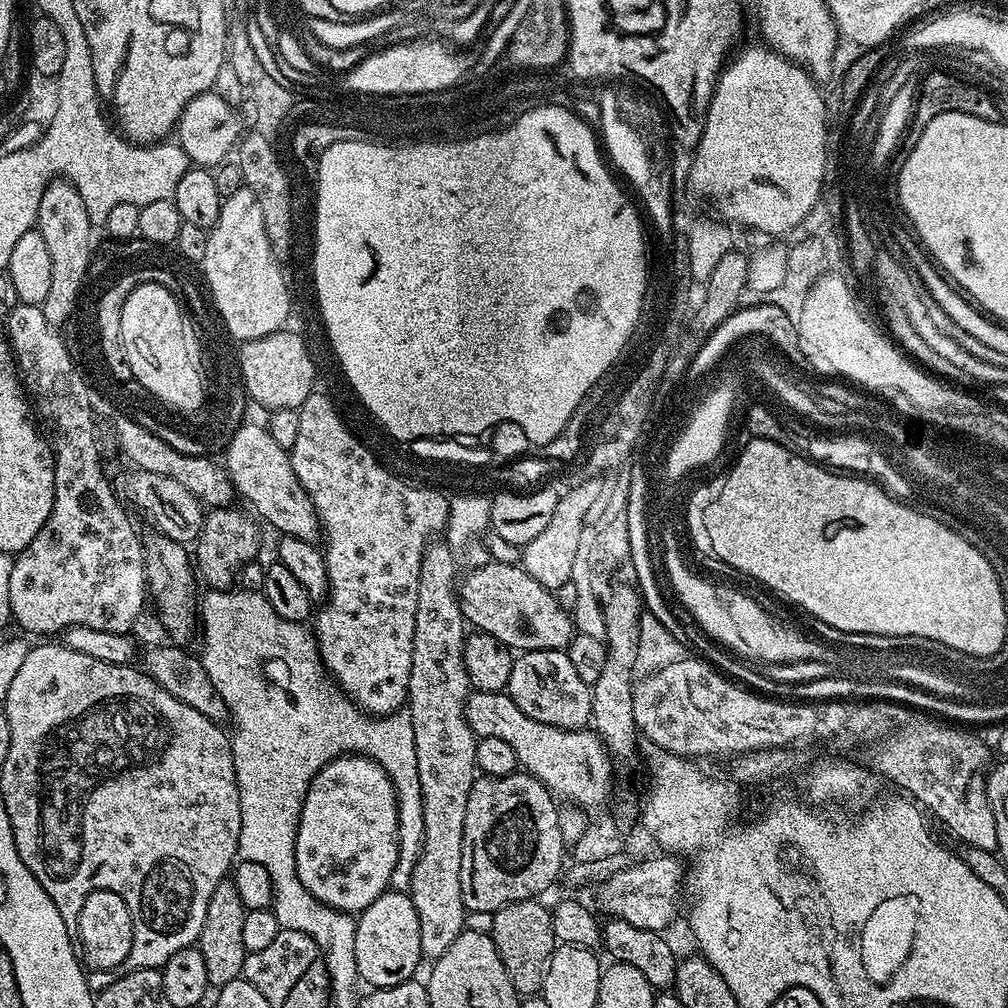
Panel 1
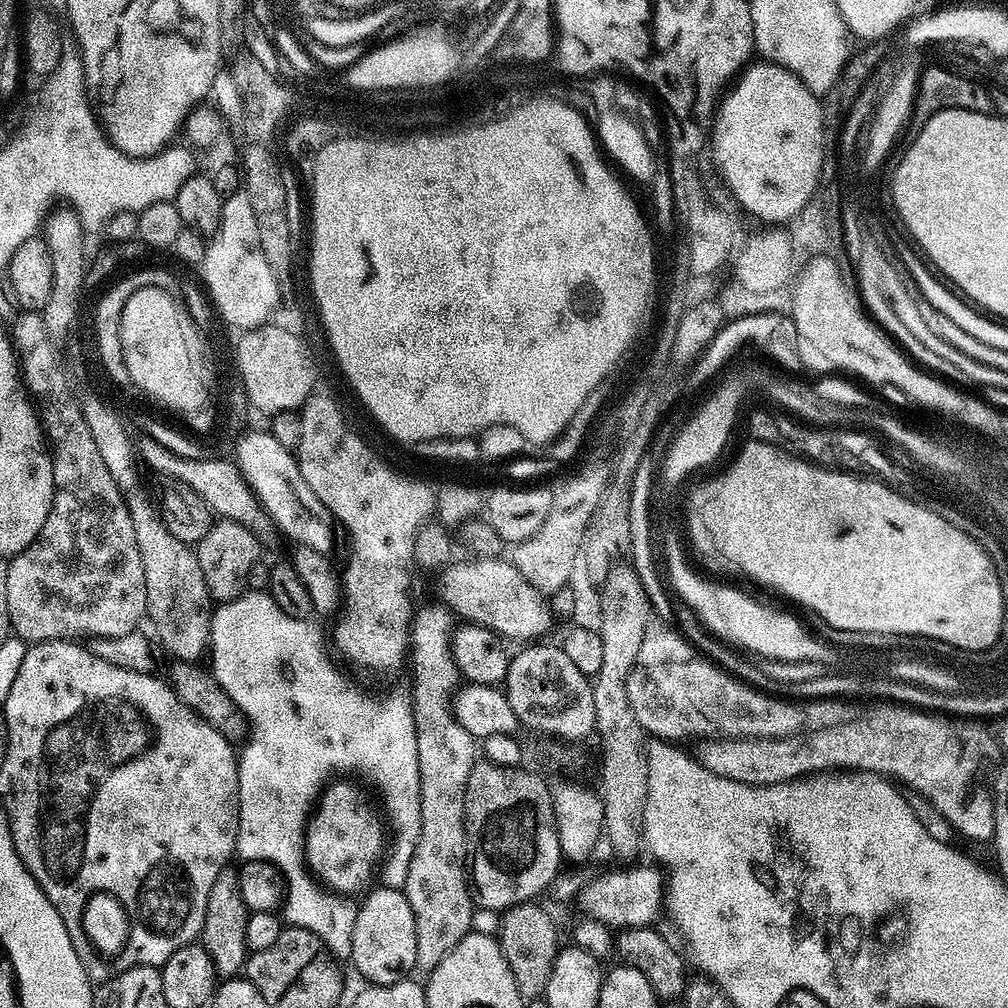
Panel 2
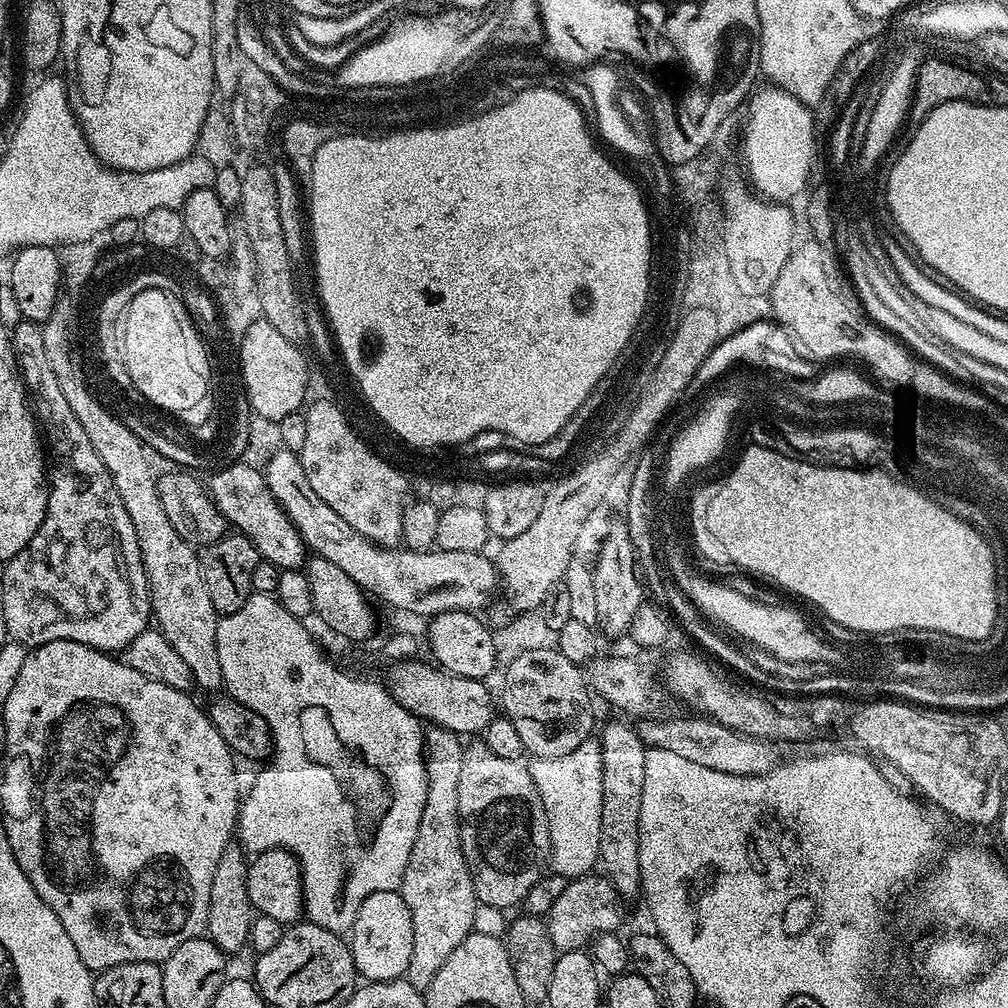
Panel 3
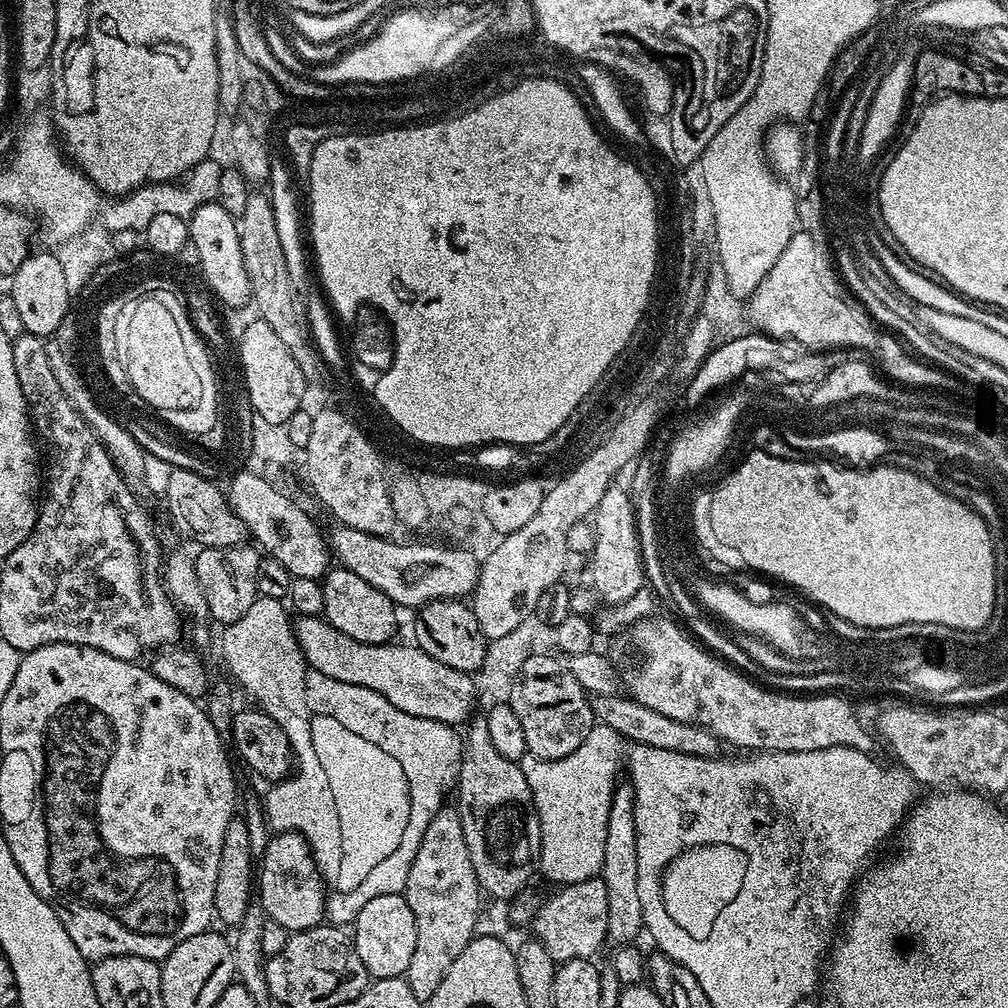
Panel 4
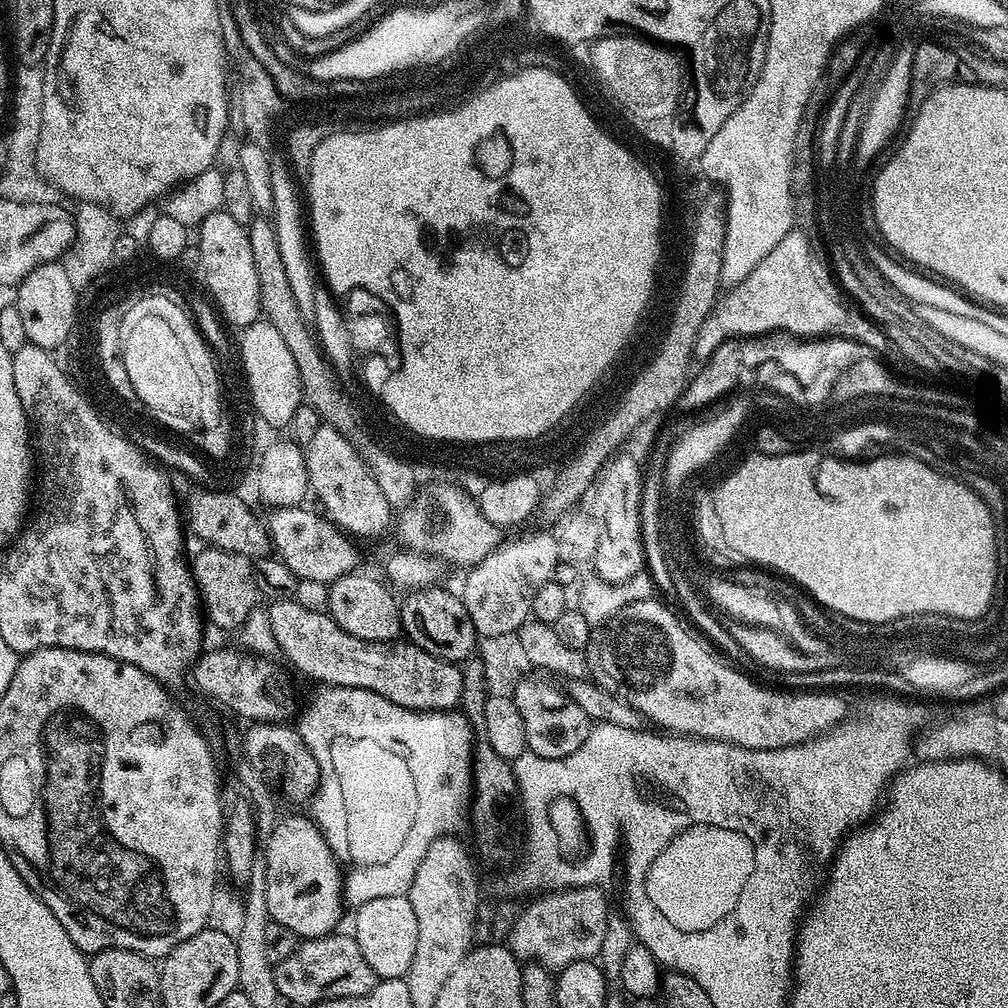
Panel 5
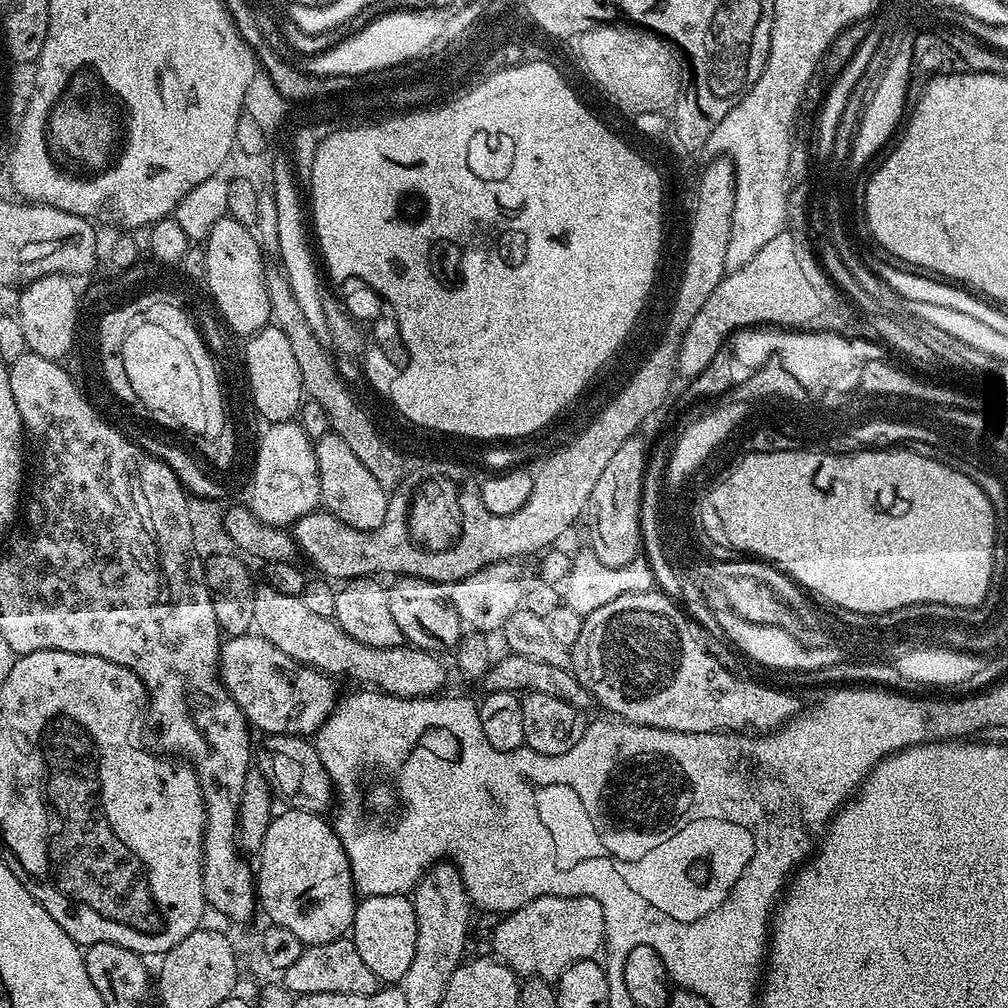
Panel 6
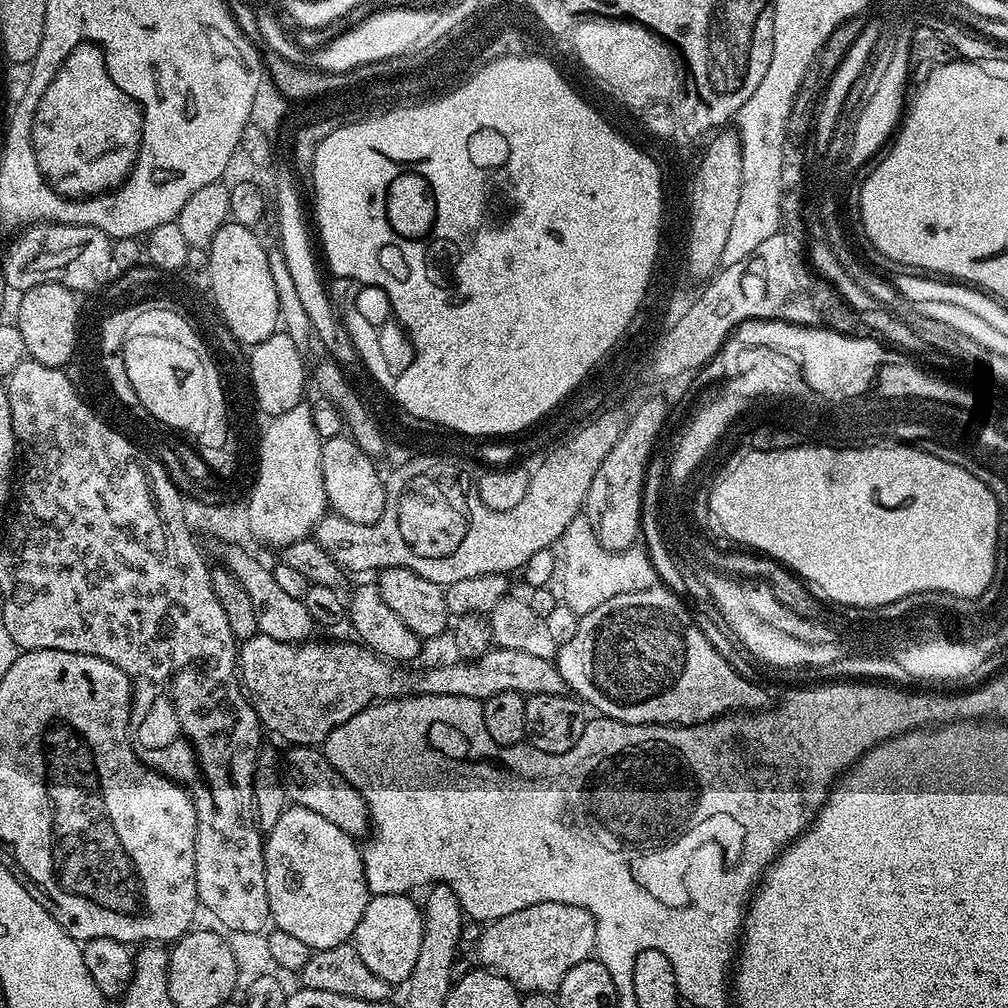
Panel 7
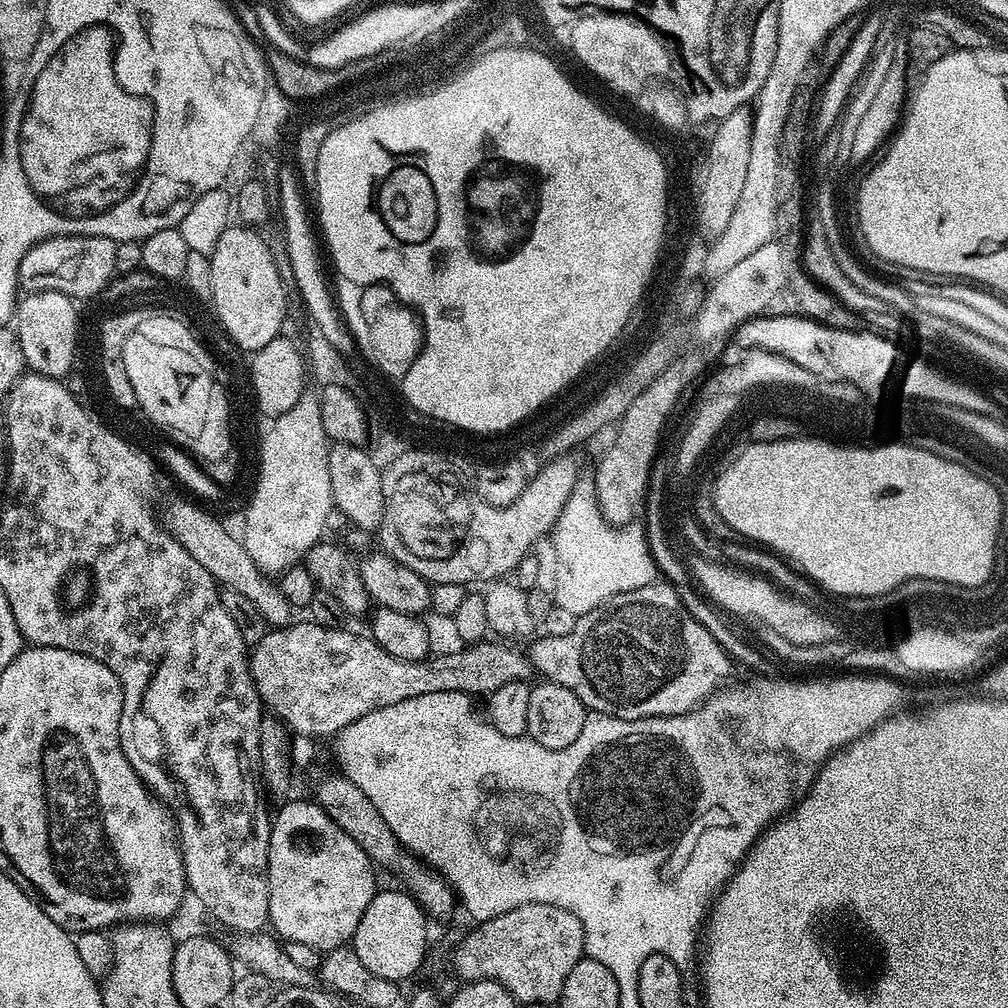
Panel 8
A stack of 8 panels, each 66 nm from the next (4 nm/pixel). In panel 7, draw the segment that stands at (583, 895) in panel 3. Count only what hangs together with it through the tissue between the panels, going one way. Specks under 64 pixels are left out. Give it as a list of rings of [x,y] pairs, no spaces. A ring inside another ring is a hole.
[[[538,902],[485,923],[476,952],[485,969],[505,976],[521,993],[556,993],[562,978],[596,951],[596,919],[585,908],[562,902]]]

